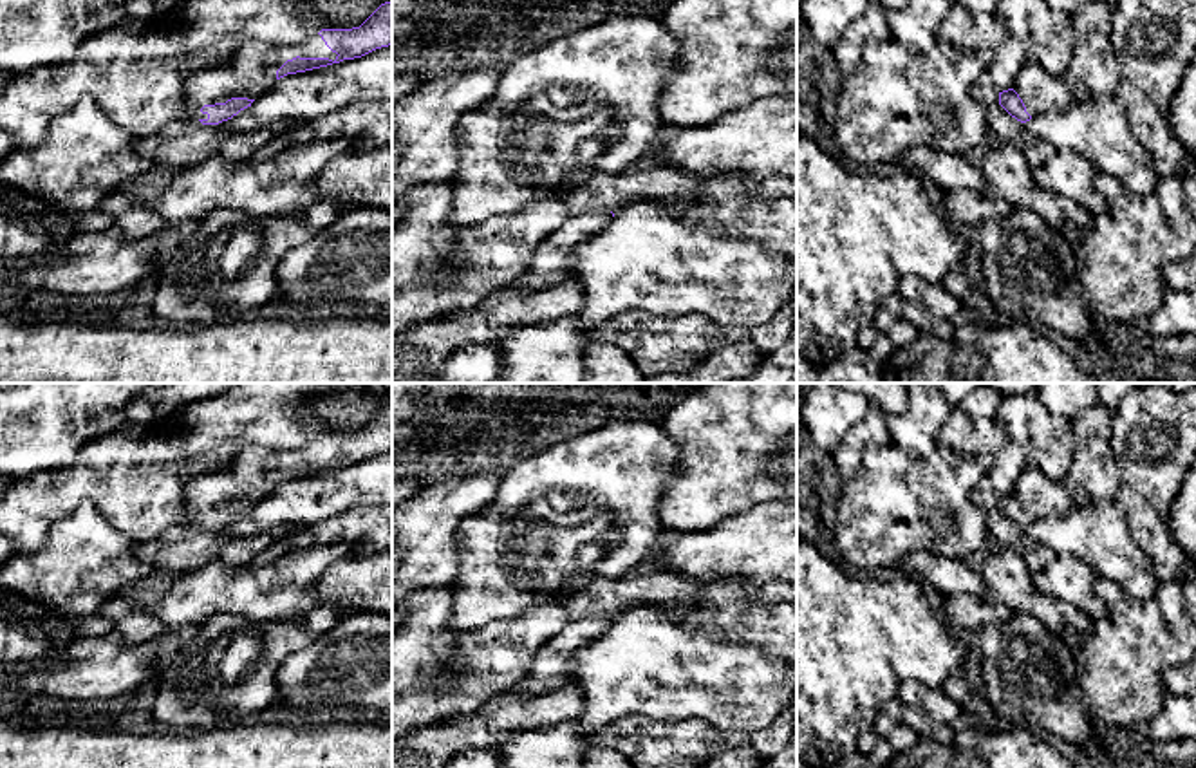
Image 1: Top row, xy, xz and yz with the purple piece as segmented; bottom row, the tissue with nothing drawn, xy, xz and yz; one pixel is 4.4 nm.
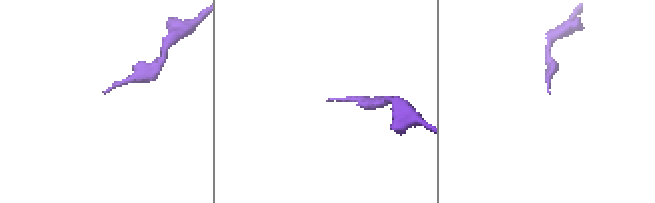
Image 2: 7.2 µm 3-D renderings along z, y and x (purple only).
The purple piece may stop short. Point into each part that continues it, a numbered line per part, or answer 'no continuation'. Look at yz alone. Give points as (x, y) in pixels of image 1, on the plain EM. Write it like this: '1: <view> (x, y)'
1: yz (1041, 497)

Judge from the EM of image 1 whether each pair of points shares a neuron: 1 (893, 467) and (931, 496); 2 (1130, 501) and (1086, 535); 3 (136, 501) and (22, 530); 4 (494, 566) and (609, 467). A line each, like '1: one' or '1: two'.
1: one
2: two
3: one
4: one

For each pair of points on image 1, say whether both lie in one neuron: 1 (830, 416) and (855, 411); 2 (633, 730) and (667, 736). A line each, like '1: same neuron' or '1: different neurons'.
1: same neuron
2: same neuron

